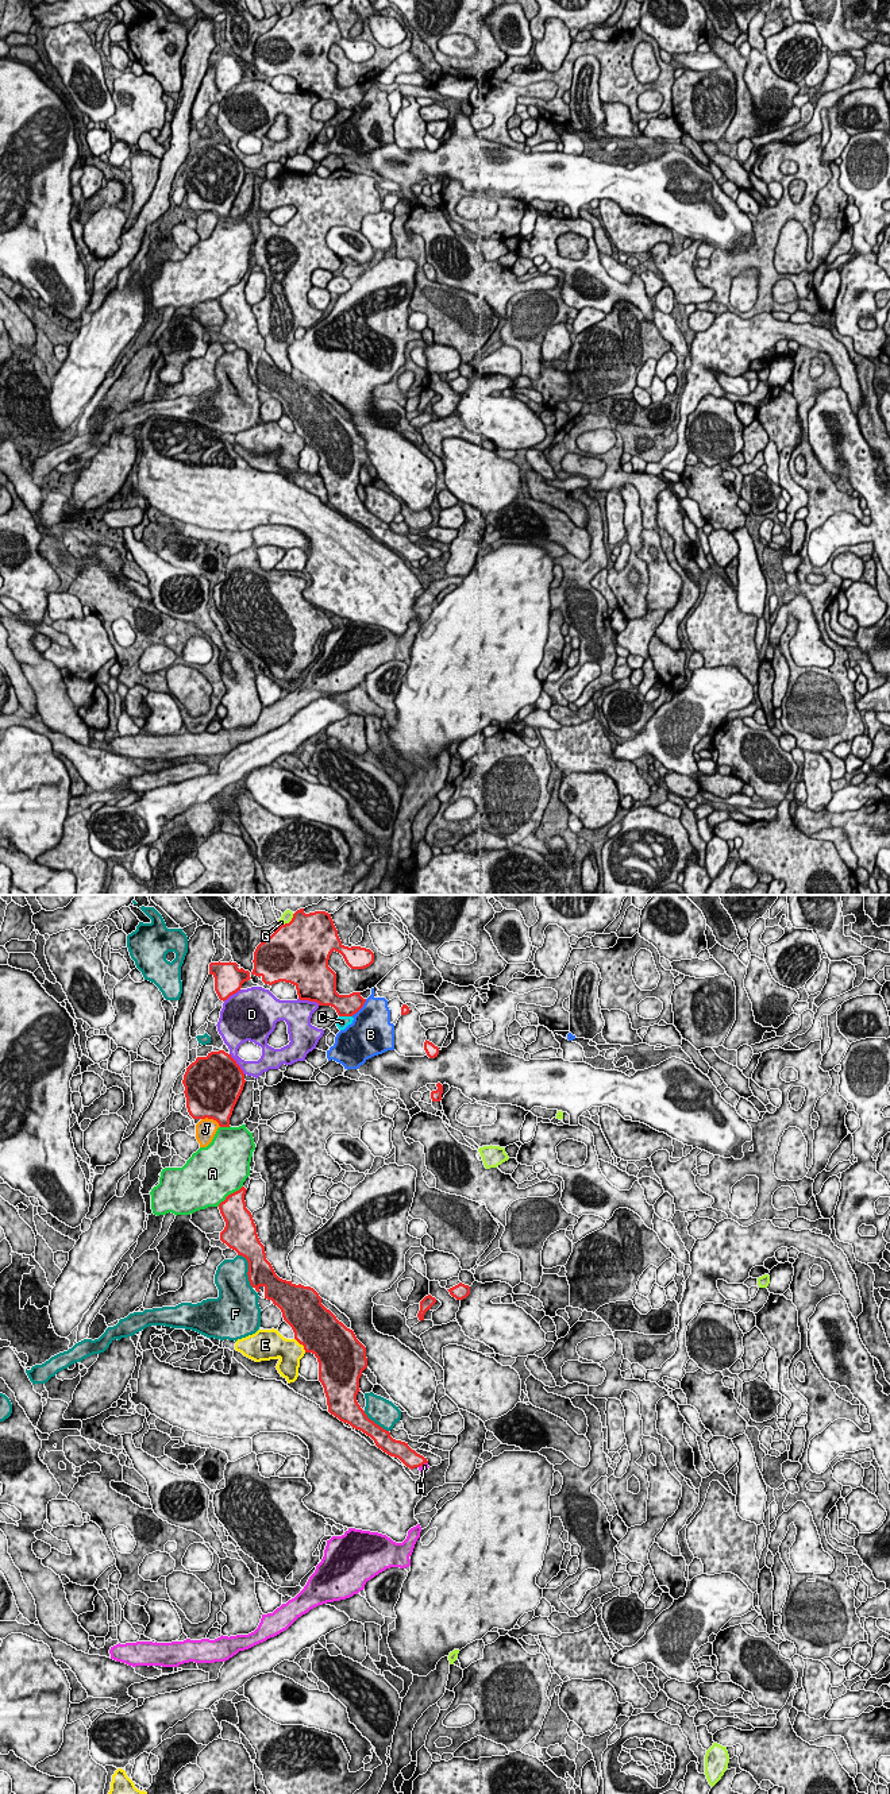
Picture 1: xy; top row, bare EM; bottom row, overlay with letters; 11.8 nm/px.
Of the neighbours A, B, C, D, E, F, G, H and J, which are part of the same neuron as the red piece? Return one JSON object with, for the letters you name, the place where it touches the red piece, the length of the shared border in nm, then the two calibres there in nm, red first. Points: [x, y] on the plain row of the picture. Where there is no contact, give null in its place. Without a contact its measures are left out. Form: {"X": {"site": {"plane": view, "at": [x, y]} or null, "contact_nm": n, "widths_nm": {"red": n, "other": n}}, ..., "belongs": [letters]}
{"belongs": []}

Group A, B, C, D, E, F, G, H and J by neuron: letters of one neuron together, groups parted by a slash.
A J / B / C / D / E / F / G / H

